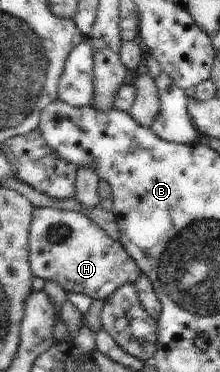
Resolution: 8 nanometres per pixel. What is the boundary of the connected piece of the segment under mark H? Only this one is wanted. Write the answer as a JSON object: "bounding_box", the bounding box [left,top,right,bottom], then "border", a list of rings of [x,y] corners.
{"bounding_box":[29,207,142,299],"border":[[[53,207],[35,208],[29,227],[30,269],[34,277],[45,281],[56,281],[67,293],[85,293],[92,299],[110,297],[118,287],[135,283],[142,275],[136,262],[128,255],[124,246],[113,240],[96,222],[77,211],[60,210]]]}

